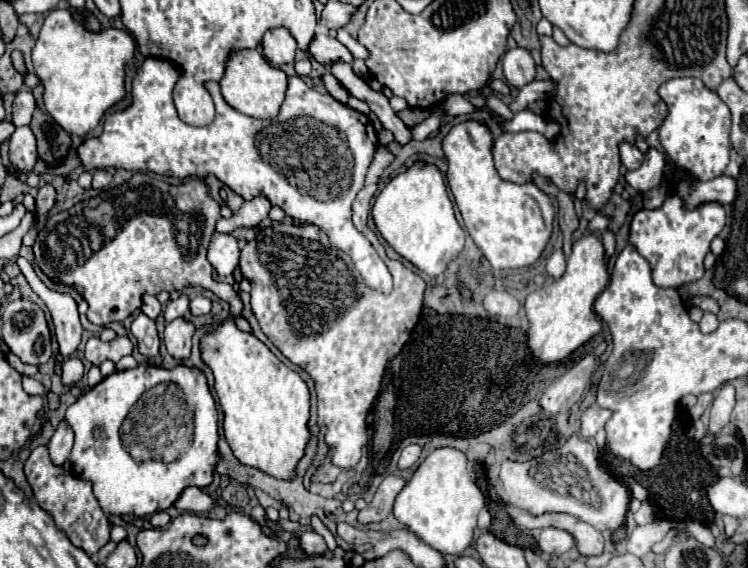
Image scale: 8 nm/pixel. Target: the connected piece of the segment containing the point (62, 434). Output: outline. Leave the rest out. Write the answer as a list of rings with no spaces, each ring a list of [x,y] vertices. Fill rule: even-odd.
[[[65,419],[55,429],[55,435],[51,437],[51,441],[49,441],[47,447],[49,447],[51,461],[55,465],[63,465],[67,461],[67,457],[71,453],[71,447],[73,447],[73,429],[67,425]]]

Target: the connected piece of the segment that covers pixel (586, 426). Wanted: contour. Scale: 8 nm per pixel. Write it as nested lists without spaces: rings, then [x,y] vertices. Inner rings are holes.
[[[591,405],[591,407],[583,413],[583,417],[581,417],[581,435],[583,435],[585,439],[595,437],[595,433],[597,433],[601,427],[605,427],[605,423],[609,421],[609,417],[611,417],[611,411],[609,411],[609,409],[603,409],[603,407],[599,407],[599,405]]]

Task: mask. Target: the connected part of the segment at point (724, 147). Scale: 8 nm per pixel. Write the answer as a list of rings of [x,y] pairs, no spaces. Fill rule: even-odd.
[[[681,77],[663,83],[659,95],[669,105],[669,115],[659,127],[659,139],[671,161],[699,181],[709,181],[723,175],[725,167],[729,165],[731,149],[729,107],[719,99],[717,93],[711,93],[699,79],[693,77]]]

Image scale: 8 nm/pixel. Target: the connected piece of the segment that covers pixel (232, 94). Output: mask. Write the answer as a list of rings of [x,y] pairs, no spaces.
[[[245,49],[245,51],[233,51],[229,61],[227,61],[227,71],[225,77],[221,79],[221,93],[225,97],[225,101],[255,119],[275,119],[283,97],[287,93],[287,81],[289,77],[275,65],[271,65],[259,51],[255,49]]]

